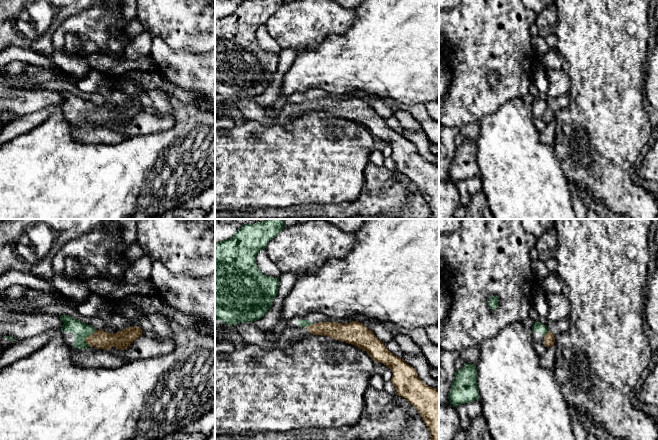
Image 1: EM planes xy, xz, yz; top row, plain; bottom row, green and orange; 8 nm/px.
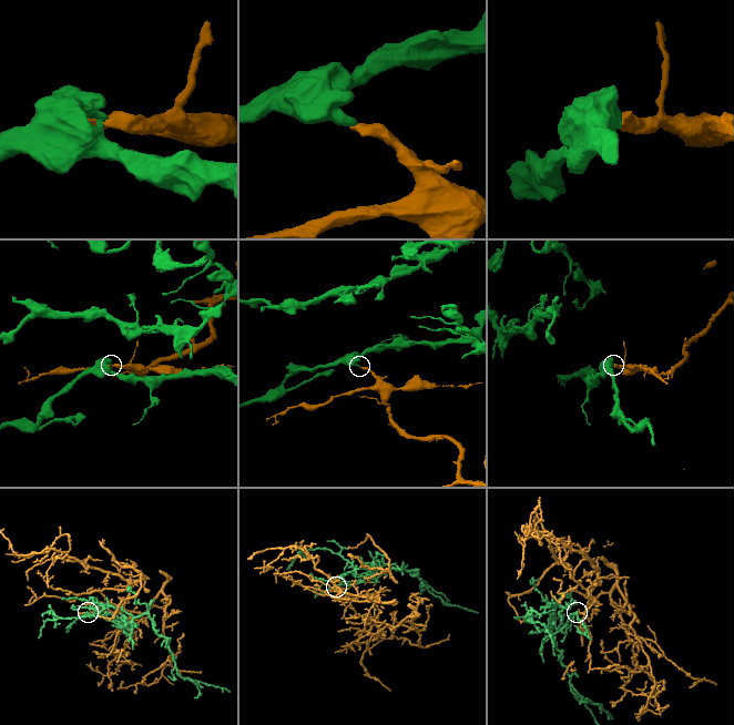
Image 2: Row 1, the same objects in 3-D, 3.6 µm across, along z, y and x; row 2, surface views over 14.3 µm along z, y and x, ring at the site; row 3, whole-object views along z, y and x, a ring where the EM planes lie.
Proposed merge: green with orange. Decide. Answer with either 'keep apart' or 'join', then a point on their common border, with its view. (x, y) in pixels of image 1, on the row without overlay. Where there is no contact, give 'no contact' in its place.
keep apart; contact xy (84, 116)

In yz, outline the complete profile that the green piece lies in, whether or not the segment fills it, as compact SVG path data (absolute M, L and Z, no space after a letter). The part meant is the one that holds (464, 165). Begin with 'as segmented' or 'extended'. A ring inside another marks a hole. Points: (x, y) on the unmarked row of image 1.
as segmented; M464 139L462 145L456 146L448 175L455 183L479 175L476 140Z

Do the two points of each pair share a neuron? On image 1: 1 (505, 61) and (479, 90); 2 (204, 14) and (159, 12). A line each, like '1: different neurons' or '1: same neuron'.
1: same neuron
2: same neuron

